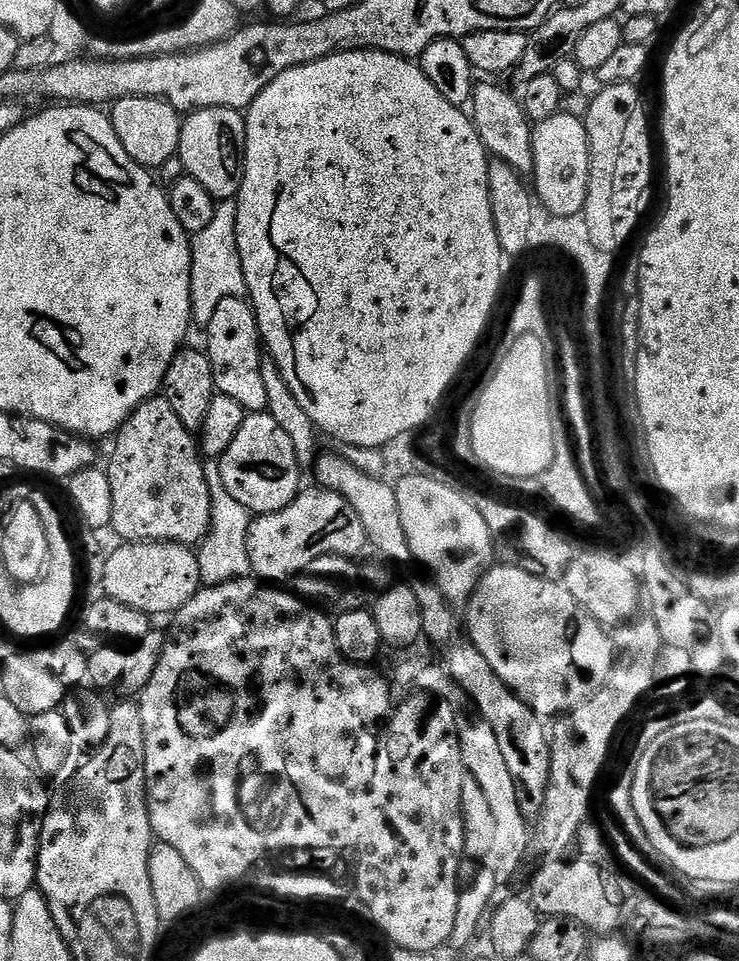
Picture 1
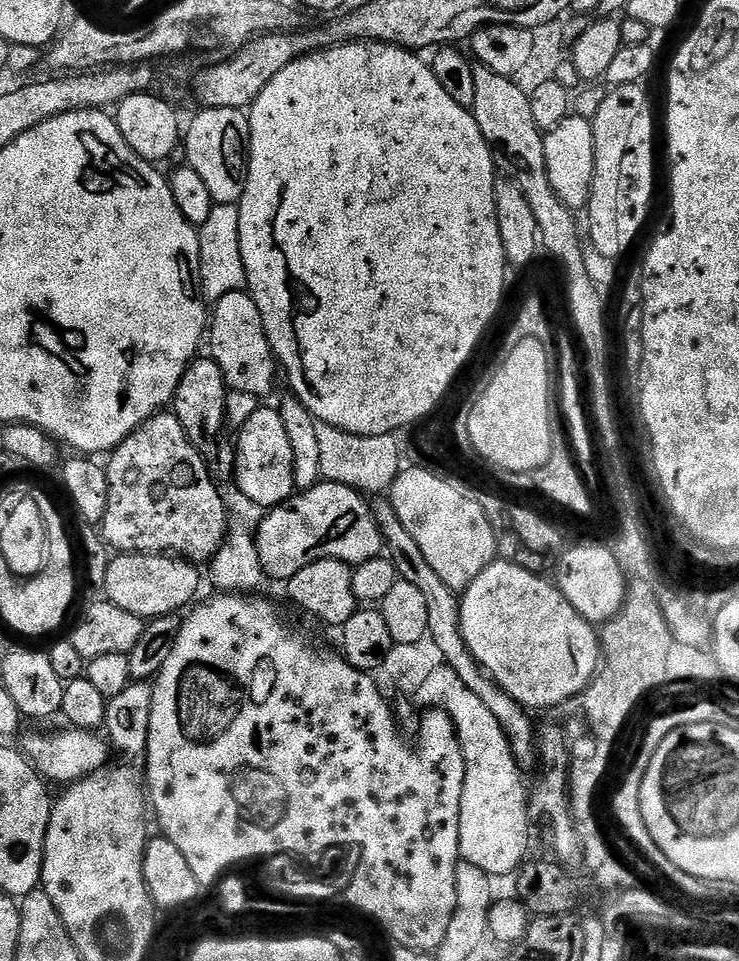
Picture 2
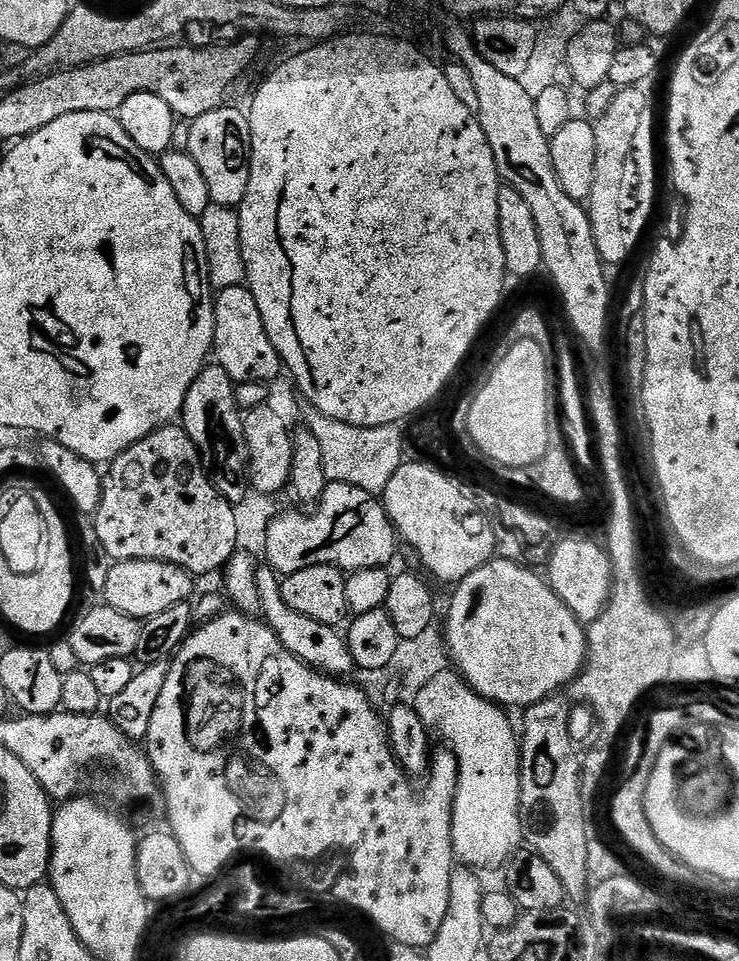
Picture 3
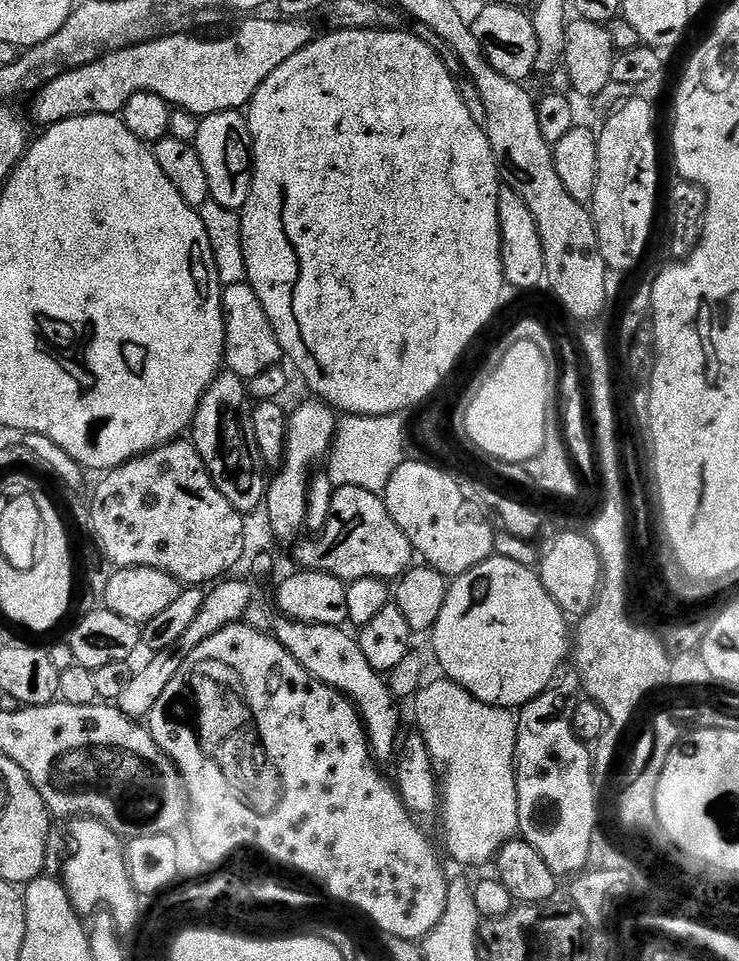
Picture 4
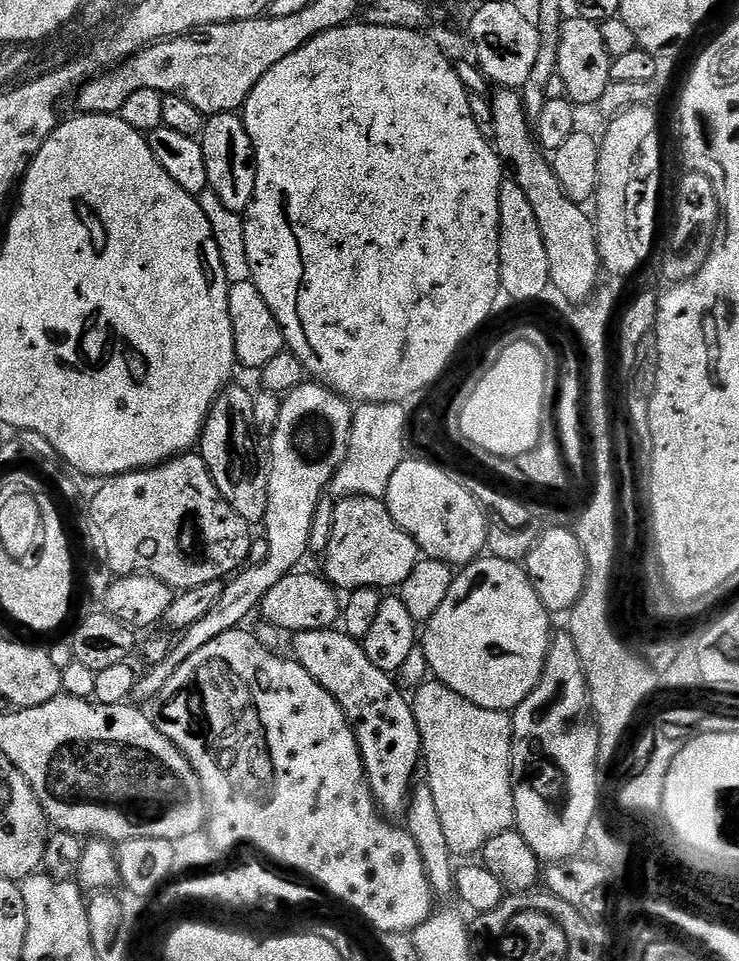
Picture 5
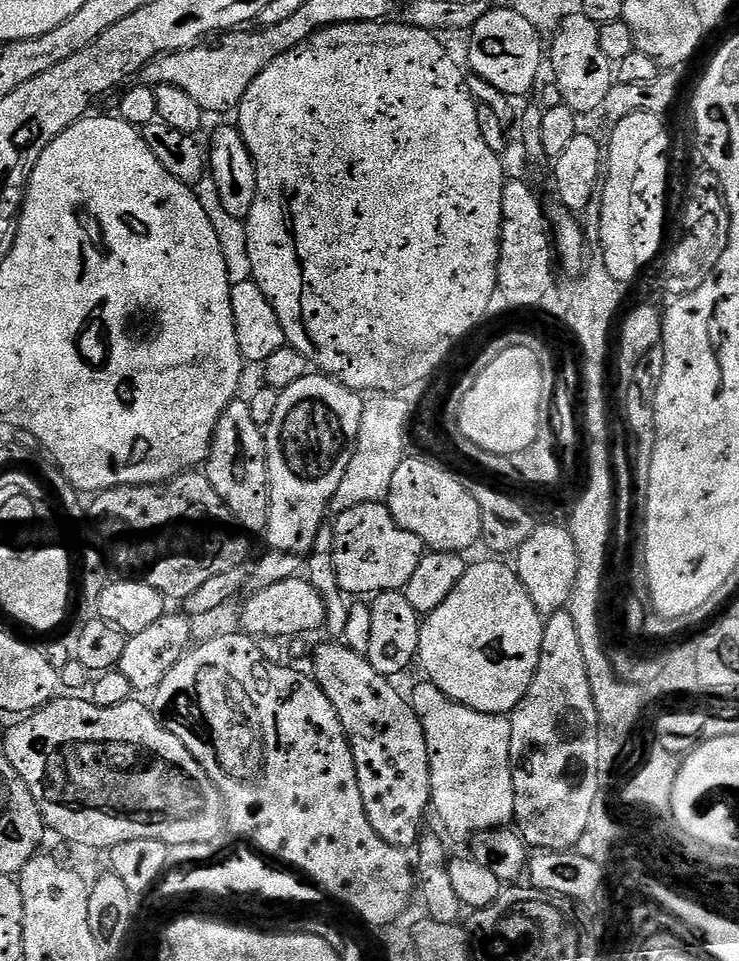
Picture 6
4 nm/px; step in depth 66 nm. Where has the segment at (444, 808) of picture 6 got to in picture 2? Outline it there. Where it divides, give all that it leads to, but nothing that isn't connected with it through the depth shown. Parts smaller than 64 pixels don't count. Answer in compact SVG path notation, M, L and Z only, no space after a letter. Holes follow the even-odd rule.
M447 666L431 671L426 682L421 684L414 695L414 700L421 709L445 712L454 722L458 742L462 746L462 758L466 762L466 782L462 790L462 810L460 811L460 858L470 862L470 866L478 866L487 876L511 877L525 863L524 855L528 852L528 792L526 780L522 777L521 768L516 765L514 754L510 750L510 742L506 734L502 734L502 726L498 726L498 718L486 707L486 702L458 678L458 674Z

